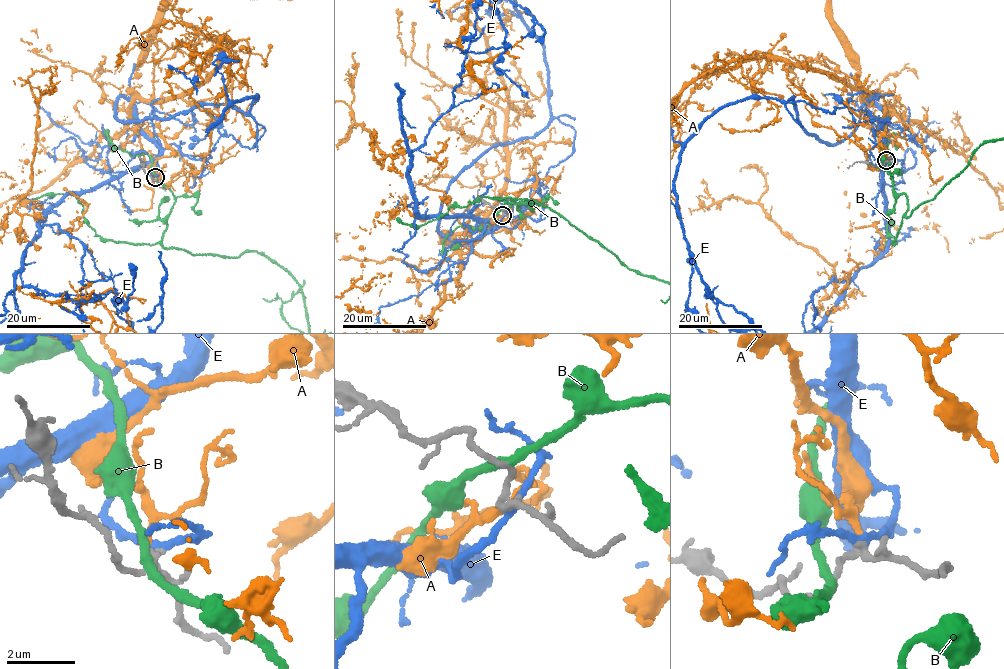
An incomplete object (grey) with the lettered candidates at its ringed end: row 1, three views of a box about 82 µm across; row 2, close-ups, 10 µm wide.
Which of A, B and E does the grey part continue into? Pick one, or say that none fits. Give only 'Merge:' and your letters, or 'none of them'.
Merge: A

